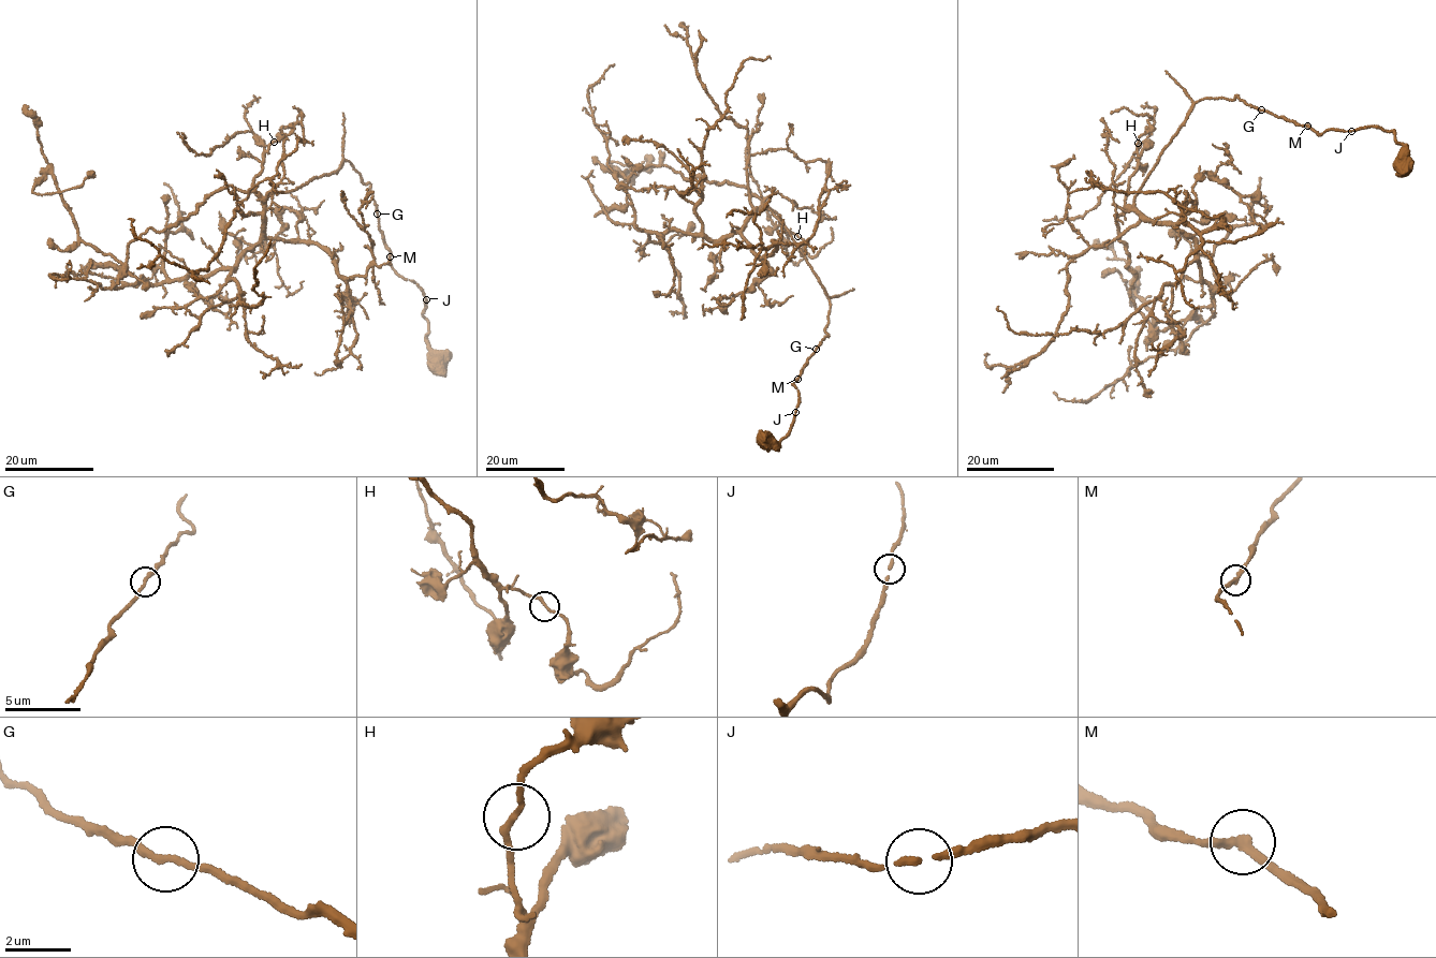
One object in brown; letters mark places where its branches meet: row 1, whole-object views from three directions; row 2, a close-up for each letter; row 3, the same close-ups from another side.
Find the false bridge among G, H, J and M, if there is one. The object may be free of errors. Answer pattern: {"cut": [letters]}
{"cut": []}

